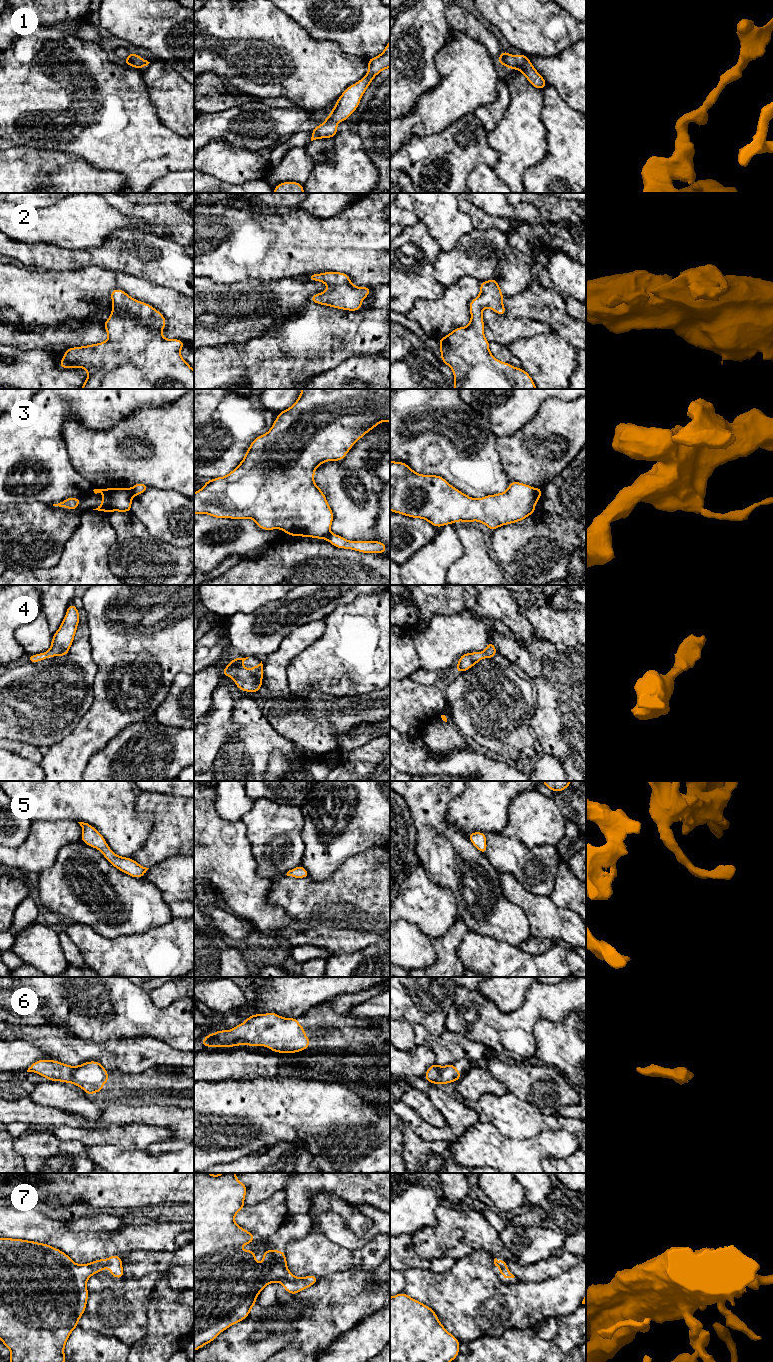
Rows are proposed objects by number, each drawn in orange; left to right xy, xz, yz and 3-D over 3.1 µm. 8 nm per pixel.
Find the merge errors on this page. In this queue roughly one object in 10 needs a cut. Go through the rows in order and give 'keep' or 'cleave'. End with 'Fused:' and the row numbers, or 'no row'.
1: keep
2: keep
3: cleave
4: keep
5: keep
6: keep
7: keep
Fused: 3

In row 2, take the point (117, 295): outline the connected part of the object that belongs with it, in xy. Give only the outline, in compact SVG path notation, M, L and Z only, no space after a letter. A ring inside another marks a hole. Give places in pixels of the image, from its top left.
M121 289L112 290L110 296L112 313L103 324L108 340L65 350L59 366L63 369L84 368L88 372L81 389L194 389L194 370L180 355L185 343L179 339L166 339L161 335L166 318L148 303L130 297Z

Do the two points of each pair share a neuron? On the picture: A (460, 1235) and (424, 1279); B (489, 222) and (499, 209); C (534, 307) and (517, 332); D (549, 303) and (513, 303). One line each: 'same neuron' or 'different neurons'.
A: different neurons
B: different neurons
C: different neurons
D: same neuron

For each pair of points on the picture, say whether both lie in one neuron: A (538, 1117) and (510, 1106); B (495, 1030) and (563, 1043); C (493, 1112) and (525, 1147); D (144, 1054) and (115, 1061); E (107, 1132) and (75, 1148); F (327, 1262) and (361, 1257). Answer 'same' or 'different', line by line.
A: same
B: different
C: different
D: same
E: different
F: same

